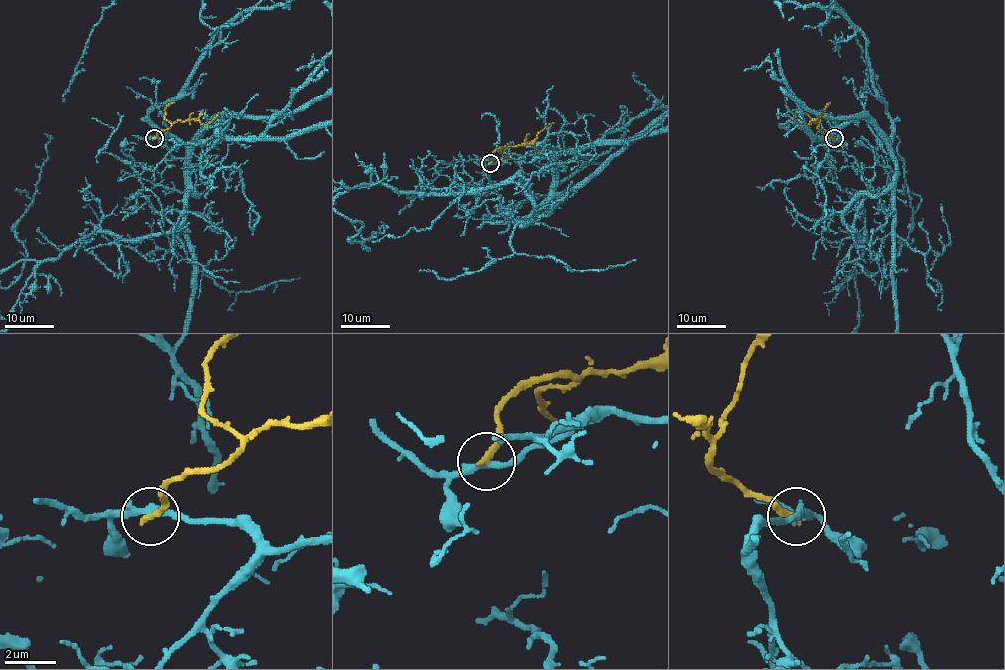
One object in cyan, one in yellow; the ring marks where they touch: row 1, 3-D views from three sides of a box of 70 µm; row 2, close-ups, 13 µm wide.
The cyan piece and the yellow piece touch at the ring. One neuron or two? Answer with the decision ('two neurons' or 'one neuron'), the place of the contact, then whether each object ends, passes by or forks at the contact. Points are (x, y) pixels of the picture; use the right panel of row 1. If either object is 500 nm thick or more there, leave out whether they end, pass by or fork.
two neurons | (834, 138) | cyan passes by | yellow ends

